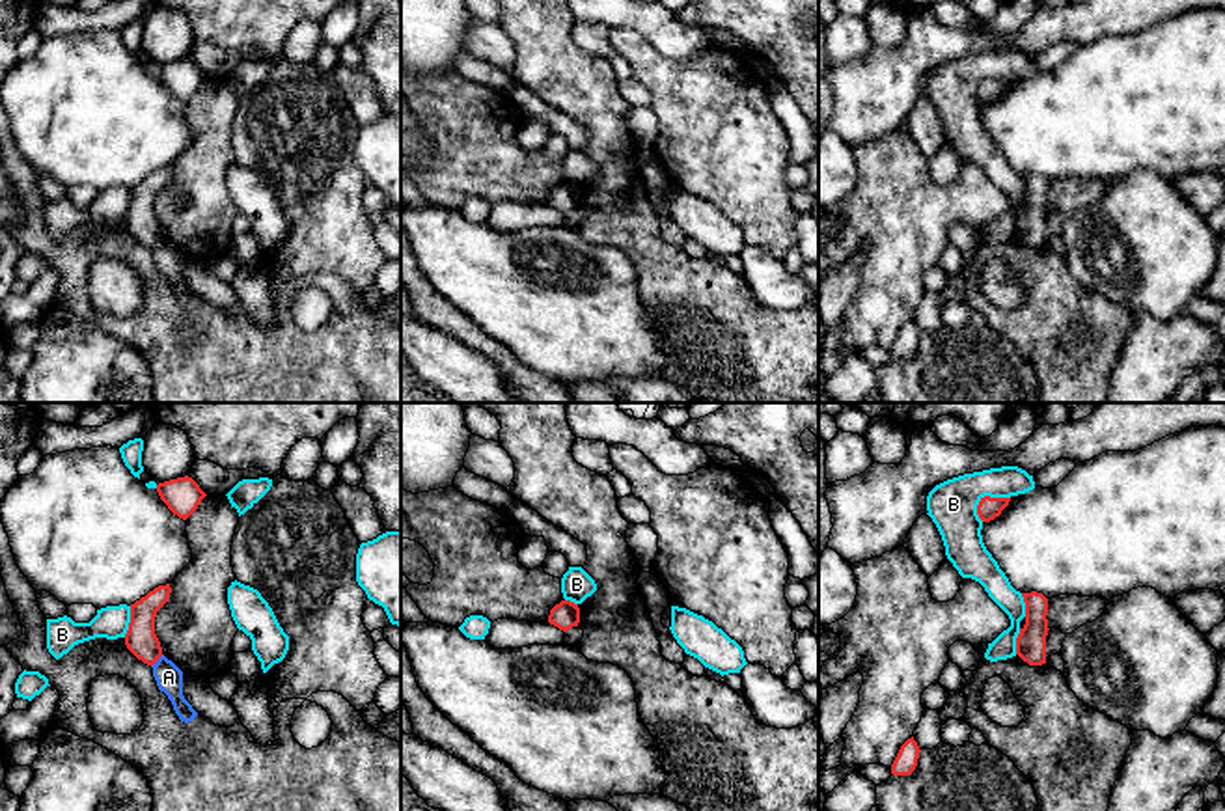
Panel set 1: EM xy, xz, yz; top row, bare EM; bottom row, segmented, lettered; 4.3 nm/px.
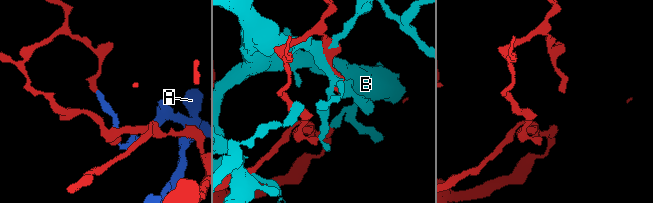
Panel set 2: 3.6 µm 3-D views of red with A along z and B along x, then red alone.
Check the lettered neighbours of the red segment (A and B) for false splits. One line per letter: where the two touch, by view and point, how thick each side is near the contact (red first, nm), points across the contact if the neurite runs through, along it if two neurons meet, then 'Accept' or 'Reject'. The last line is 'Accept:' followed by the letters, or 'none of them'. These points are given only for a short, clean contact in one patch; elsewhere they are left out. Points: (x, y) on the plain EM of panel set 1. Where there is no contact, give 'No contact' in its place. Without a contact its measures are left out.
A: Touches red at xy (157, 241). Thickness 140 nm (red) against 120 nm. Boundary: xy (163, 237), (151, 248). Reject
B: Touches red at yz (987, 79). Thickness 100 nm (red) against 200 nm. Reject
Accept: none of them

